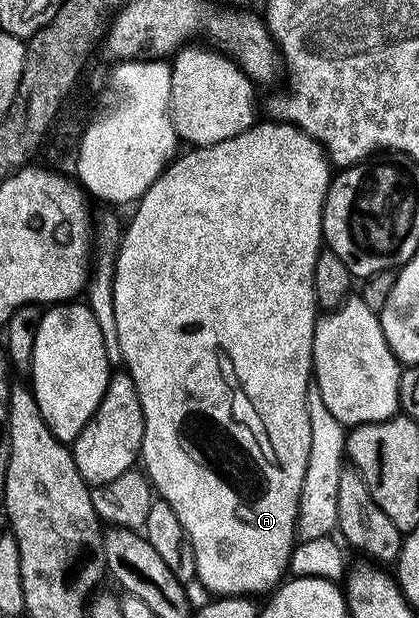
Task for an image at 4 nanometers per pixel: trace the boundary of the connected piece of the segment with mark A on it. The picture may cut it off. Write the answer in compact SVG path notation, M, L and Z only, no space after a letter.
M255 122L248 130L236 134L236 138L228 138L224 142L216 142L207 148L194 148L186 150L177 158L167 164L165 170L158 176L156 182L143 194L142 199L137 201L133 209L134 217L130 225L125 225L122 242L118 245L118 259L114 261L114 313L116 314L116 330L120 338L120 350L122 351L122 364L125 371L130 373L132 382L140 394L140 406L144 410L144 442L142 443L142 454L140 457L141 467L150 478L151 485L168 506L172 506L176 518L180 518L180 526L184 526L186 536L190 539L190 545L194 551L196 562L196 580L215 597L219 596L249 596L258 598L261 592L269 593L271 590L283 583L286 570L291 567L292 553L296 545L296 529L298 527L298 507L300 506L301 487L304 486L305 472L308 470L309 451L311 449L311 419L308 410L308 392L312 385L312 373L314 370L314 327L318 324L320 309L316 290L314 289L314 275L316 274L316 262L319 252L323 251L324 241L322 238L322 207L326 201L326 191L330 189L332 179L332 165L326 155L325 148L317 144L304 130L300 130L291 124L279 124L277 122Z

